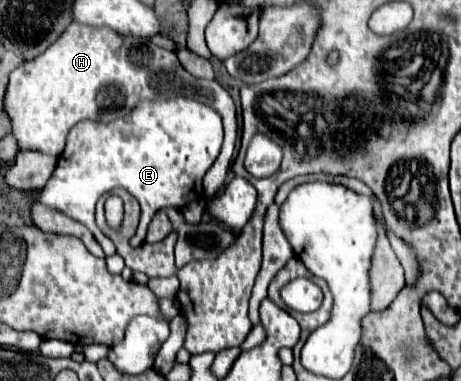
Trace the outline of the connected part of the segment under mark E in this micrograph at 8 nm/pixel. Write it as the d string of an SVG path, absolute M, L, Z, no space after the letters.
M175 98L175 100L151 100L141 102L129 116L113 120L109 124L97 124L97 122L79 122L71 128L67 136L67 148L57 160L57 168L53 170L47 186L43 188L39 200L51 208L57 208L71 216L73 220L85 224L95 240L101 244L103 252L107 256L115 254L115 244L101 234L101 230L95 224L95 204L103 192L109 192L111 188L125 188L129 190L141 204L141 222L137 236L143 240L147 226L157 210L161 208L185 208L187 204L201 200L203 194L203 176L219 156L223 144L223 124L221 116L207 104L187 100L187 98Z

